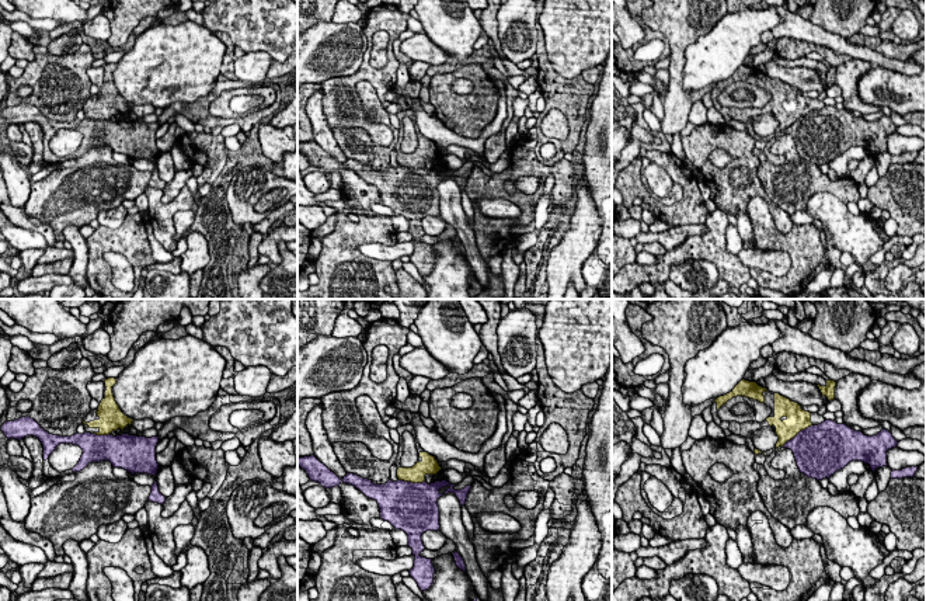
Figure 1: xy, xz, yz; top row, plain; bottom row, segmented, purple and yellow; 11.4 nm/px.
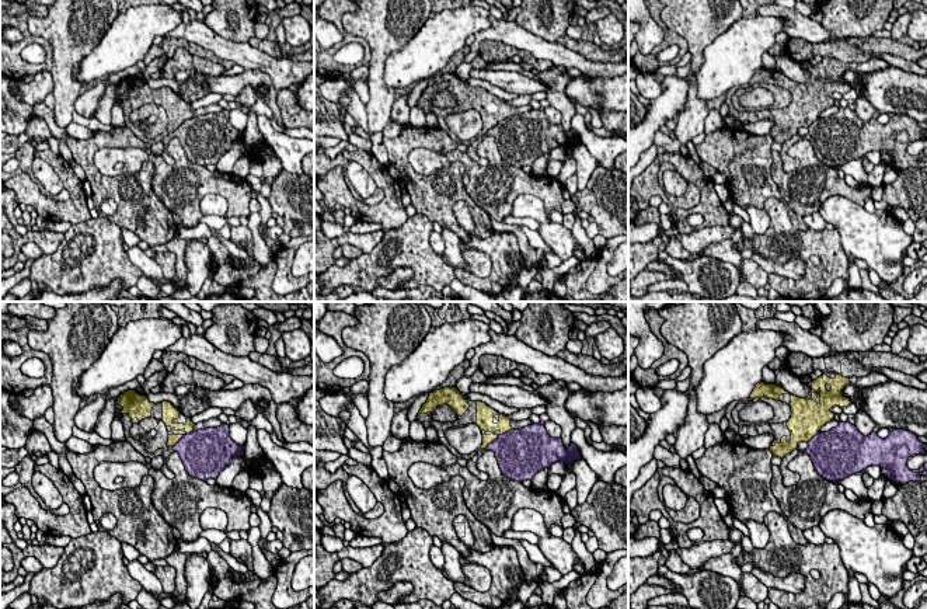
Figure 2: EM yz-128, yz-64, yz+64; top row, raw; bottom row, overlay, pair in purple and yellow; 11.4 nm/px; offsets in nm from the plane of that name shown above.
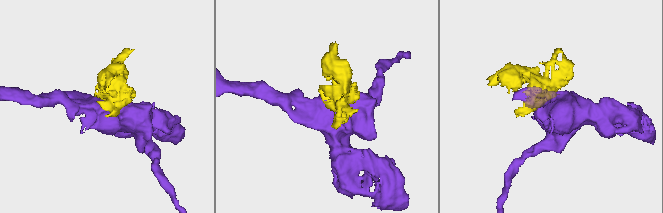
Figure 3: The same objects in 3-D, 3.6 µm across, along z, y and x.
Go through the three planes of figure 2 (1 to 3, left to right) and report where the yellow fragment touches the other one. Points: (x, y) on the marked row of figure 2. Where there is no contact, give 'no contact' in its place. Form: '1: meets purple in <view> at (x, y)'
1: meets purple in yz-128 at (178, 441)
2: meets purple in yz-64 at (499, 435)
3: meets purple in yz+64 at (812, 438)

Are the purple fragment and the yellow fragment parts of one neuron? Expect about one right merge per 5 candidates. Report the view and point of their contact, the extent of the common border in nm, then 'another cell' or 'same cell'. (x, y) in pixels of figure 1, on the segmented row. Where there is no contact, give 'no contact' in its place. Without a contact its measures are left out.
yz (797, 434) | 420 nm | another cell

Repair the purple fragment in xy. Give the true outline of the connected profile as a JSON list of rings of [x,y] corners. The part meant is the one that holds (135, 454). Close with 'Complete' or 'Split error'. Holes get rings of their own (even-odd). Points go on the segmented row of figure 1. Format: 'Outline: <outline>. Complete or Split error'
Outline: [[[21,417],[6,421],[1,431],[10,440],[21,440],[27,435],[36,437],[43,445],[43,461],[56,449],[59,444],[73,444],[83,449],[79,463],[73,472],[83,470],[91,462],[109,461],[114,468],[122,468],[133,473],[147,473],[156,476],[159,463],[156,461],[156,445],[159,437],[97,435],[91,432],[74,434],[72,437],[53,435],[45,431],[34,418]]]. Complete

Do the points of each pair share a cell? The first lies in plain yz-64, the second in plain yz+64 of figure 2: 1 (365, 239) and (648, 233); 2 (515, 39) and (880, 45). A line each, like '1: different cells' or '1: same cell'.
1: different cells
2: different cells

